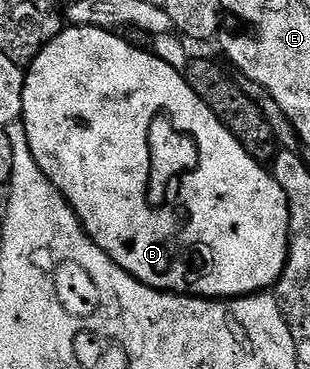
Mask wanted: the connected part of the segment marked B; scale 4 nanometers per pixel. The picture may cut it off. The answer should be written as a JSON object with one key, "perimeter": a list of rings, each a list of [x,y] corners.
{"perimeter":[[[67,26],[57,35],[50,44],[45,47],[36,58],[28,65],[25,72],[26,80],[24,81],[24,105],[22,106],[22,118],[20,125],[26,131],[28,137],[28,145],[32,149],[32,157],[36,161],[36,165],[40,165],[40,169],[48,177],[48,181],[52,181],[52,185],[58,192],[65,197],[68,205],[76,213],[76,217],[82,223],[82,228],[86,230],[90,240],[100,249],[104,249],[104,253],[108,253],[108,257],[112,257],[112,261],[116,261],[116,265],[120,265],[120,269],[124,269],[132,277],[136,277],[144,285],[155,287],[158,291],[172,291],[176,295],[196,295],[200,299],[240,299],[244,295],[257,295],[266,293],[277,284],[278,278],[284,273],[286,262],[288,261],[288,253],[290,252],[290,206],[286,200],[286,190],[284,190],[273,177],[269,170],[266,171],[261,162],[248,153],[248,149],[236,138],[232,132],[227,129],[222,122],[216,117],[216,113],[212,109],[208,109],[208,105],[204,101],[200,101],[200,97],[196,97],[196,93],[188,85],[185,74],[172,68],[171,65],[165,64],[164,61],[157,58],[149,50],[141,47],[134,47],[127,43],[121,34],[112,31],[101,31],[95,27],[75,27]]]}

